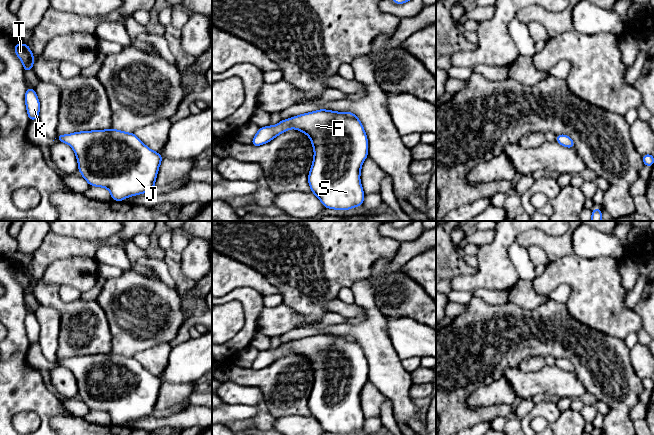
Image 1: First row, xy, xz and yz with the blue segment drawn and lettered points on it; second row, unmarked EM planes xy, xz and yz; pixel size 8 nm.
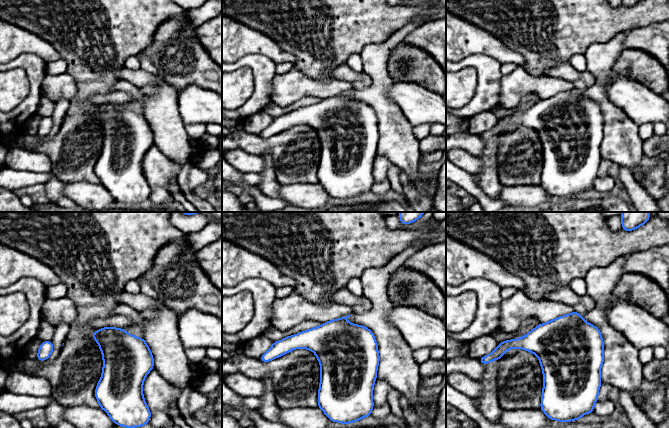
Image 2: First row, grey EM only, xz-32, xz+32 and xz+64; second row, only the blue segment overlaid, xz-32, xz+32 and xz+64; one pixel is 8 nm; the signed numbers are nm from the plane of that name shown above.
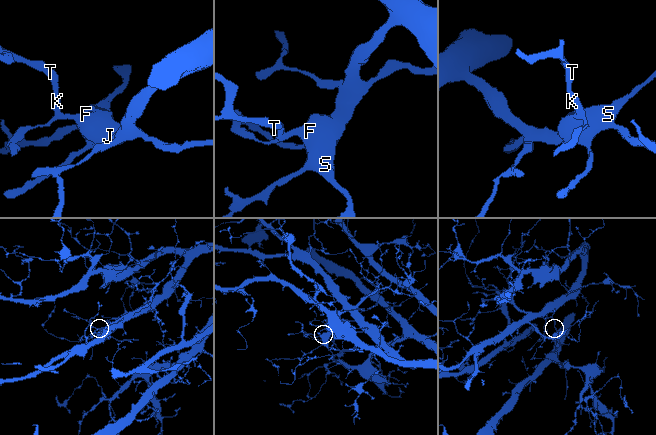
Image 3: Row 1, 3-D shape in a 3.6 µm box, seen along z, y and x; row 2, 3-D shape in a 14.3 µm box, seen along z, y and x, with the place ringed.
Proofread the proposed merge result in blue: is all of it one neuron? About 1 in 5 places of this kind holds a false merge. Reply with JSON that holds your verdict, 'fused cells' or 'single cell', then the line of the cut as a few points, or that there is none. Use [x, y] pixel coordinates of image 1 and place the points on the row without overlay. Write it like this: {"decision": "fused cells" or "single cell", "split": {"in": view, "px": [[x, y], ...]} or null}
{"decision": "single cell", "split": null}

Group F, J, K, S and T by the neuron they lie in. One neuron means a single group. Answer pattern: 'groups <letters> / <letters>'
groups F J K S T

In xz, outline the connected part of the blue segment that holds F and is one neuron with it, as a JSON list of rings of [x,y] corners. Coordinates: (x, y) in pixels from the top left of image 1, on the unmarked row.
[[[316,334],[281,344],[277,349],[260,351],[251,369],[268,367],[279,358],[294,352],[309,360],[314,382],[308,399],[311,416],[325,432],[343,434],[364,428],[364,415],[360,406],[361,391],[368,381],[368,363],[360,343],[352,336]]]

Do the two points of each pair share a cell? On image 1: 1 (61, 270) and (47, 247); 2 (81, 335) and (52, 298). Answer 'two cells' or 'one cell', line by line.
1: two cells
2: one cell

